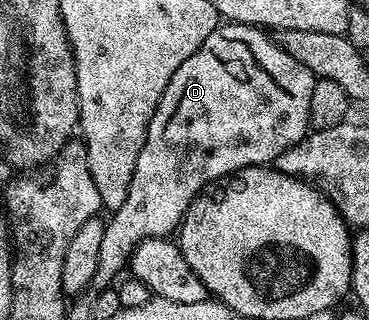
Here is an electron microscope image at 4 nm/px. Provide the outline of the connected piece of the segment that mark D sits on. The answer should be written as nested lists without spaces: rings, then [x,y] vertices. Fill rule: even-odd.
[[[220,23],[219,27],[213,30],[213,34],[209,34],[209,38],[205,38],[205,42],[201,42],[199,49],[189,58],[185,58],[185,62],[181,62],[177,74],[173,74],[169,86],[165,86],[165,94],[161,94],[161,102],[149,122],[149,130],[145,142],[141,146],[141,154],[137,154],[137,166],[133,170],[133,178],[129,182],[125,202],[121,202],[121,210],[110,213],[109,219],[106,221],[107,229],[105,230],[105,238],[101,241],[101,254],[97,254],[97,274],[93,274],[91,288],[95,290],[106,289],[110,285],[107,283],[122,268],[124,271],[128,267],[133,250],[141,242],[170,237],[178,229],[179,223],[183,221],[187,207],[192,204],[205,185],[220,180],[223,176],[230,176],[233,172],[240,172],[242,168],[270,165],[283,151],[288,150],[303,136],[306,136],[309,132],[310,102],[316,79],[314,74],[305,70],[305,66],[301,66],[301,62],[297,62],[295,58],[285,54],[285,50],[281,50],[281,46],[275,43],[274,39],[264,29],[256,28],[254,24]]]

